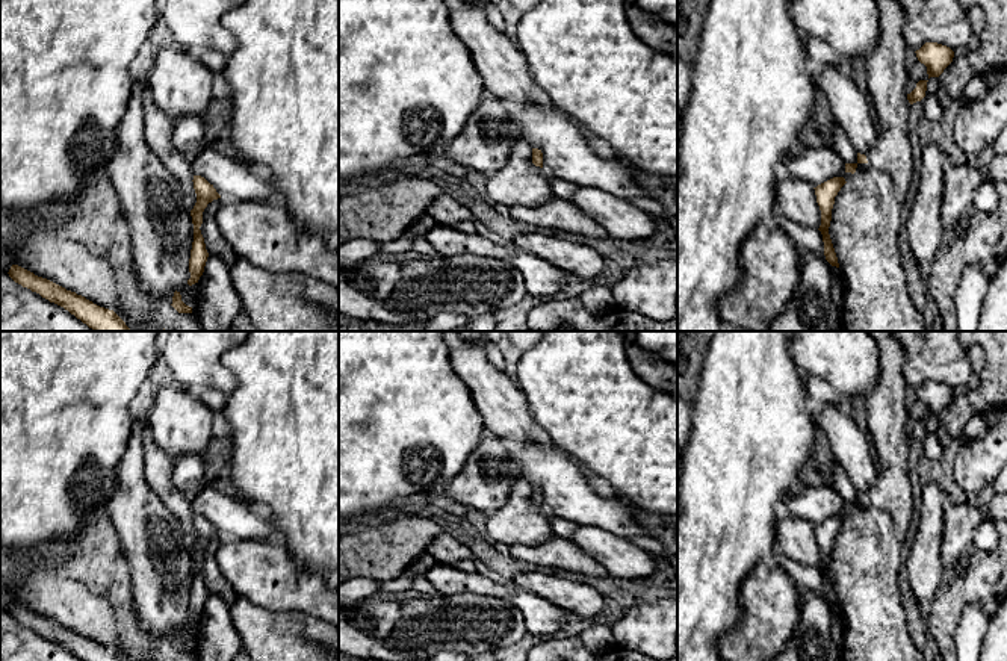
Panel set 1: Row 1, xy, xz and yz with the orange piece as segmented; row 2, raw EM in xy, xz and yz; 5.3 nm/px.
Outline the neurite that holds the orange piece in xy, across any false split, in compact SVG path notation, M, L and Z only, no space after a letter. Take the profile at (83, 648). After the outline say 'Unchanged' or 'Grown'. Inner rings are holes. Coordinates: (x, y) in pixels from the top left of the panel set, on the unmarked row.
M12 604L8 613L15 622L64 646L82 661L124 661L113 649L100 646L85 635L38 616L18 604Z. Unchanged

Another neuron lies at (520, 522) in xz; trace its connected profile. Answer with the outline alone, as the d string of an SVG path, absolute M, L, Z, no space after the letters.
M519 478L507 504L487 520L485 537L507 546L540 545L553 535L549 517L550 511L532 502L532 484Z

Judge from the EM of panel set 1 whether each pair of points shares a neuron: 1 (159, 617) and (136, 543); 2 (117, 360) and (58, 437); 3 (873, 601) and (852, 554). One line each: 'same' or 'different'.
1: same
2: same
3: same

